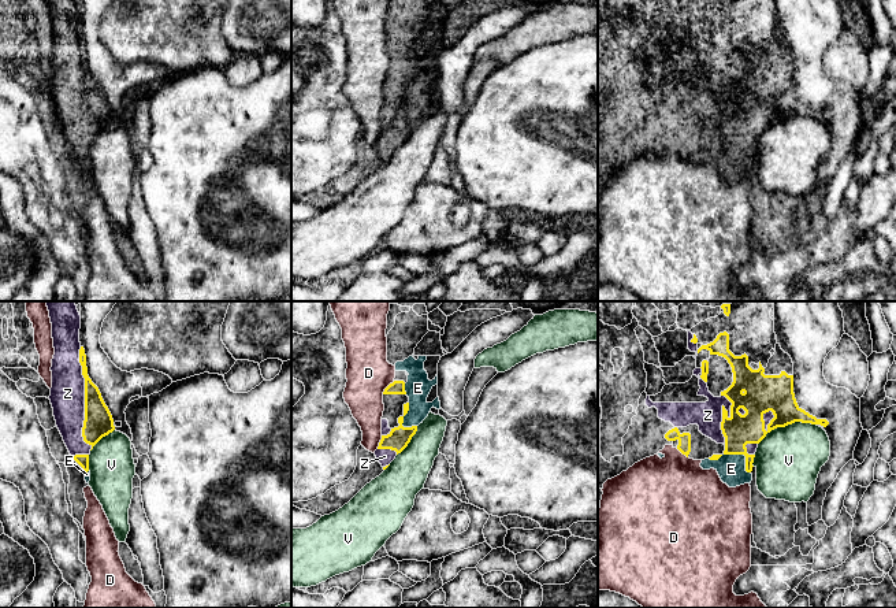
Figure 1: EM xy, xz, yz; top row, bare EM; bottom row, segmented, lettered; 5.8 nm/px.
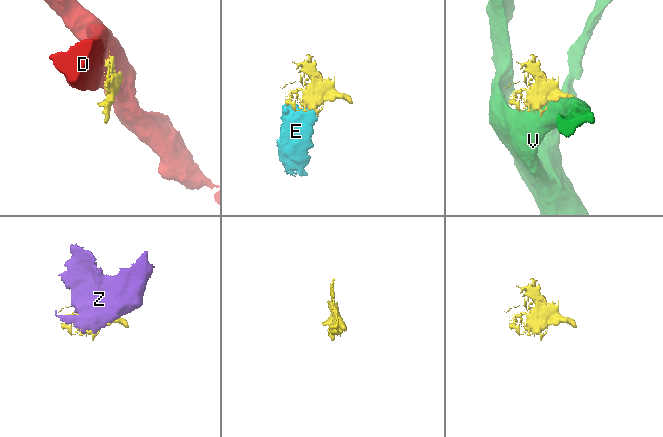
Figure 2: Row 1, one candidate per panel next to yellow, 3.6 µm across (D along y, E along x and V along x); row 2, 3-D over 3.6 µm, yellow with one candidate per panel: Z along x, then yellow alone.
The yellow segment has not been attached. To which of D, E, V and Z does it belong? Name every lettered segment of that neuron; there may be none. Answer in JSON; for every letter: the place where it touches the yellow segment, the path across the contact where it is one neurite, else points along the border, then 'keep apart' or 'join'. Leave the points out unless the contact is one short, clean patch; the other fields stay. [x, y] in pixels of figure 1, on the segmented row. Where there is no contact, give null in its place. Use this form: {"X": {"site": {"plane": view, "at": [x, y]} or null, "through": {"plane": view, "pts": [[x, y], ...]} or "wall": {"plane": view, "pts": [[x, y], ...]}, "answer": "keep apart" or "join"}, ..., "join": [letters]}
{"D": {"site": {"plane": "xz", "at": [387, 386]}, "wall": {"plane": "xz", "pts": [[394, 381], [382, 393]]}, "answer": "keep apart"}, "E": {"site": {"plane": "yz", "at": [736, 453]}, "answer": "join"}, "V": {"site": {"plane": "yz", "at": [785, 425]}, "answer": "keep apart"}, "Z": {"site": {"plane": "xy", "at": [85, 399]}, "answer": "keep apart"}, "join": ["E"]}

